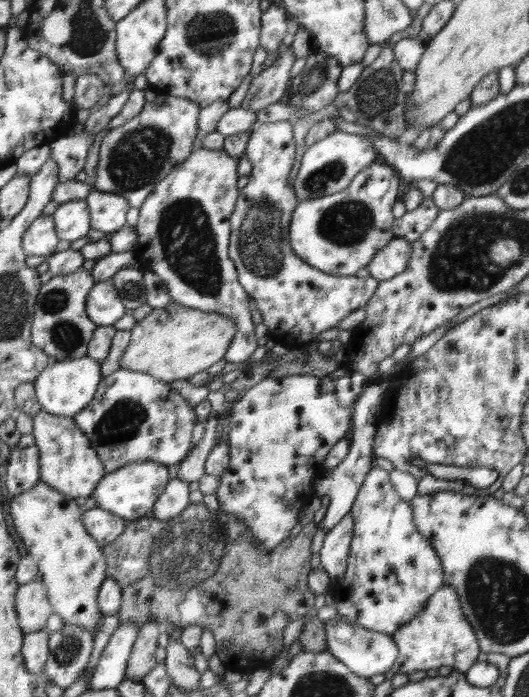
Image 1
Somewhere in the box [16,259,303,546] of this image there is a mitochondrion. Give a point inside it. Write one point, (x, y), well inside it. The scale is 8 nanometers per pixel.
(66, 333)

